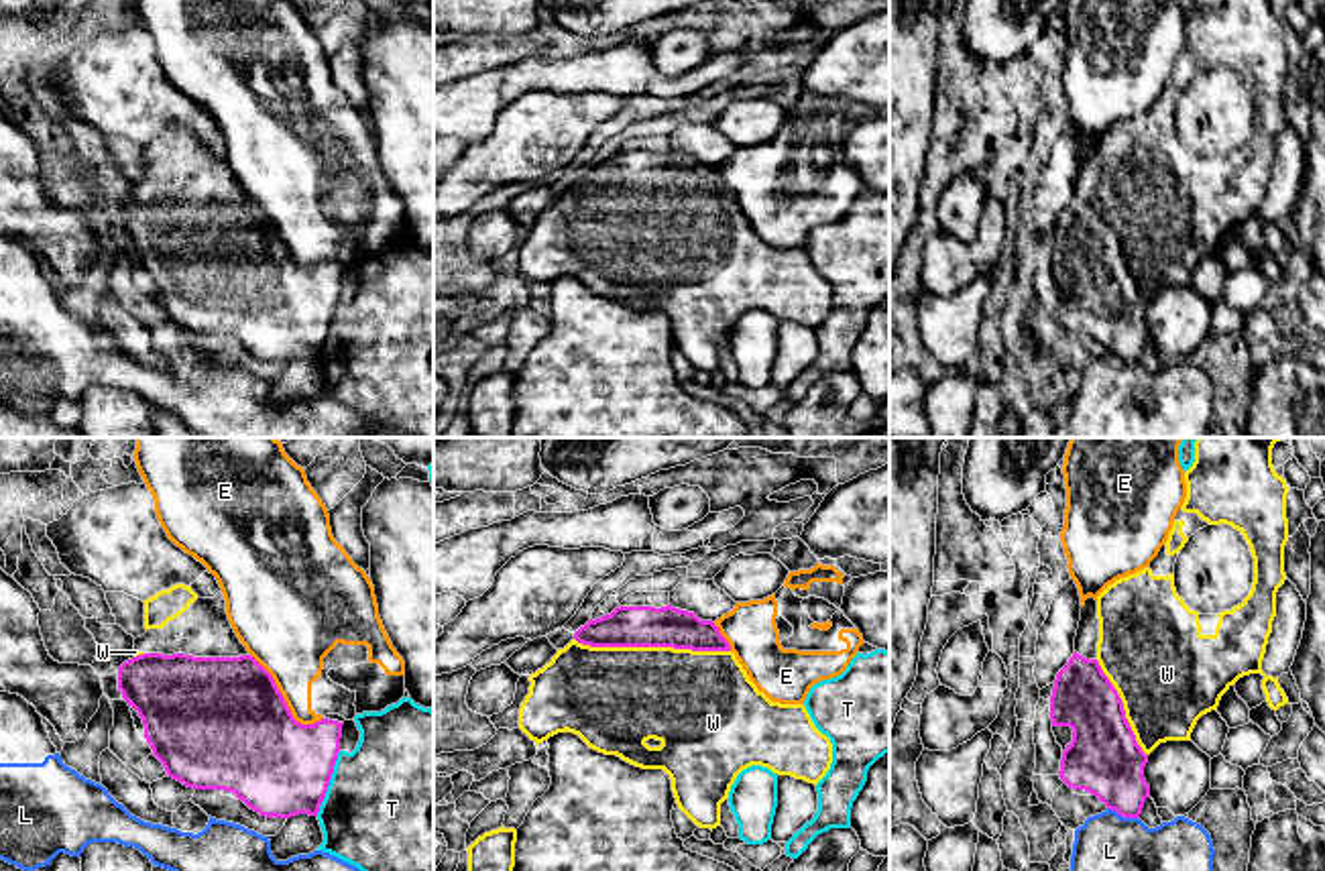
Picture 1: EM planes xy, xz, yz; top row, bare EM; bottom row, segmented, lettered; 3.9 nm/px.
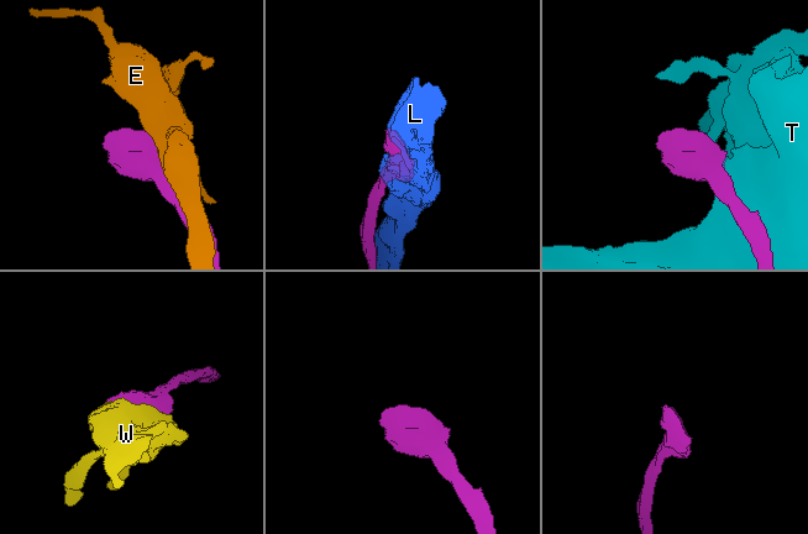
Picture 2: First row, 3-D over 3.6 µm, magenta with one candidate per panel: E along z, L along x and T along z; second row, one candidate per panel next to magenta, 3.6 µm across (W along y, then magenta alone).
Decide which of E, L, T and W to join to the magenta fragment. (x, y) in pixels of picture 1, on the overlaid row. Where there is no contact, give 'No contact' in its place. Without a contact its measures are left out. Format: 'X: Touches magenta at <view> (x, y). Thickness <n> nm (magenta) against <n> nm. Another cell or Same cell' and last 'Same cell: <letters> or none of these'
E: Touches magenta at xy (283, 701). Thickness 500 nm (magenta) against 320 nm. Another cell
L: Touches magenta at yz (1124, 817). Thickness 300 nm (magenta) against 220 nm. Another cell
T: Touches magenta at xy (328, 784). Thickness 380 nm (magenta) against 500 nm. Another cell
W: Touches magenta at xz (652, 646). Thickness 160 nm (magenta) against 400 nm. Same cell
Same cell: W

